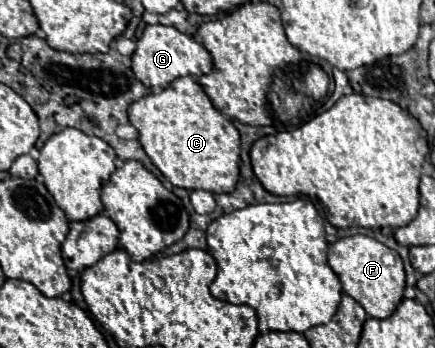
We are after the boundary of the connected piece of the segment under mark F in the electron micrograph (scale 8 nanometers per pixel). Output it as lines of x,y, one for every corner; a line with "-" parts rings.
362,234
340,238
328,246
328,264
340,278
342,290
348,296
352,296
358,304
362,304
368,316
378,320
388,318
400,304
402,292
406,286
402,260
398,252
386,248
378,240
370,236
362,236

